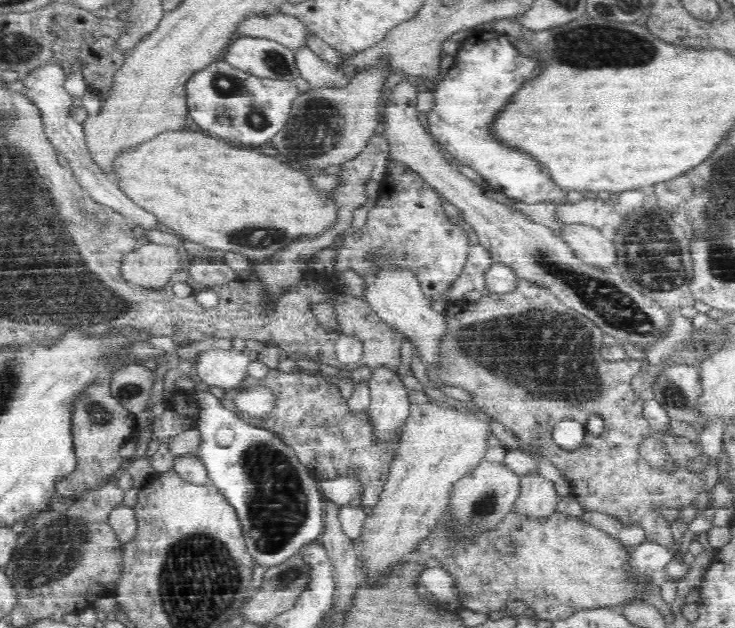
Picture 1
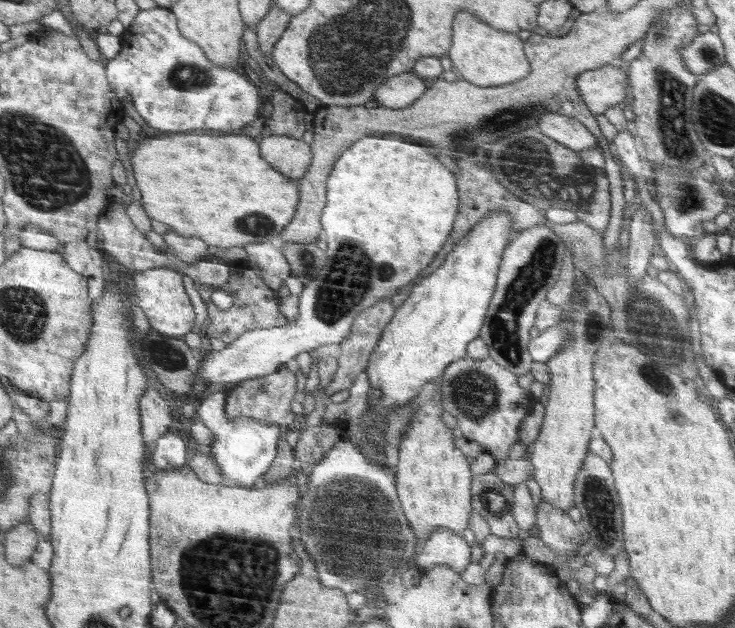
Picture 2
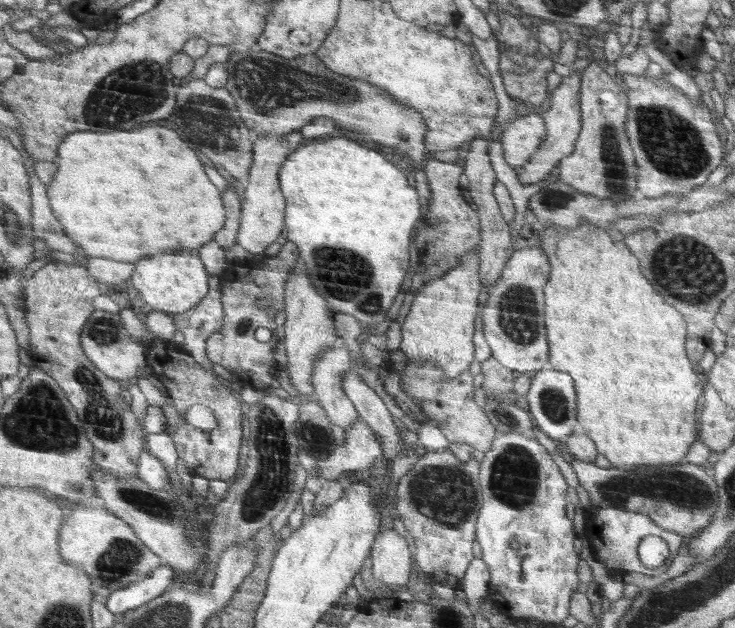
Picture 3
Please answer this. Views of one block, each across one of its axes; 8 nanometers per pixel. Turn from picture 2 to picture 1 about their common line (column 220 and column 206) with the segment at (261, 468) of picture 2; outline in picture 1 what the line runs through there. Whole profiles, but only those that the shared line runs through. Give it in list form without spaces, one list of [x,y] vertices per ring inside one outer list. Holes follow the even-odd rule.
[[[218,392],[200,395],[204,408],[197,416],[197,429],[200,431],[200,446],[195,455],[207,468],[210,482],[236,508],[246,538],[247,551],[255,564],[275,567],[298,553],[304,545],[317,542],[324,530],[322,501],[325,499],[310,471],[296,457],[295,451],[278,434],[268,429],[252,426],[240,414],[233,413],[220,402]]]

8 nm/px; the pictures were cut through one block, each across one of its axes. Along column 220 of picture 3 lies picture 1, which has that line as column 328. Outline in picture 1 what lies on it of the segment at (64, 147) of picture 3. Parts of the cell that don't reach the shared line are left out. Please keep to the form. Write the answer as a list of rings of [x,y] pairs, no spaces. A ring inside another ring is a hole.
[[[174,130],[174,132],[164,132],[158,134],[156,138],[152,138],[152,142],[144,142],[144,146],[140,146],[140,150],[132,150],[132,154],[122,154],[116,158],[116,173],[118,176],[114,178],[118,184],[138,206],[146,208],[148,212],[152,212],[162,224],[166,224],[168,228],[172,228],[177,234],[180,234],[185,240],[202,244],[208,249],[218,249],[224,252],[235,252],[243,254],[252,262],[260,262],[267,257],[276,254],[279,250],[285,249],[286,246],[292,244],[298,238],[312,238],[332,230],[335,222],[338,220],[338,203],[332,198],[330,190],[320,190],[318,194],[310,188],[310,176],[304,170],[292,170],[288,166],[284,166],[278,158],[272,156],[264,156],[258,150],[246,150],[246,148],[234,148],[228,146],[224,140],[220,138],[212,138],[206,136],[202,132],[190,132],[190,130]]]

